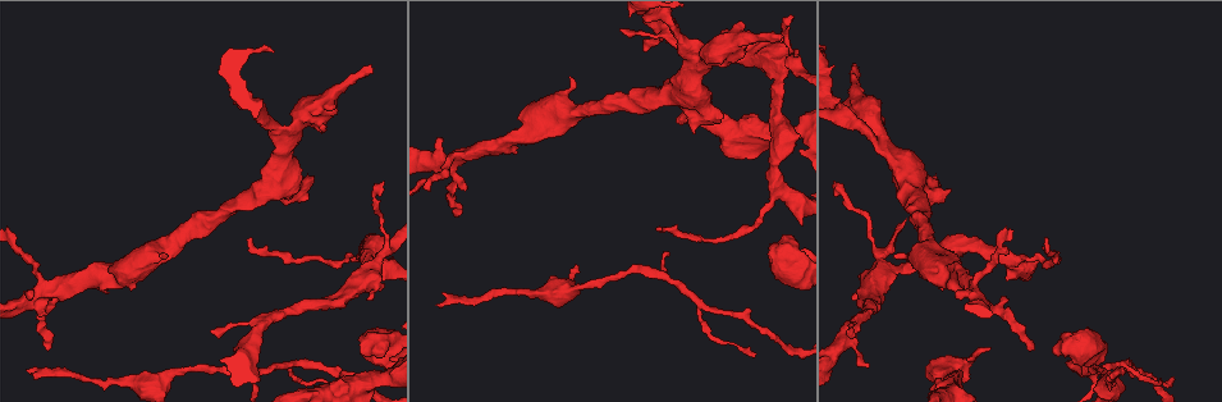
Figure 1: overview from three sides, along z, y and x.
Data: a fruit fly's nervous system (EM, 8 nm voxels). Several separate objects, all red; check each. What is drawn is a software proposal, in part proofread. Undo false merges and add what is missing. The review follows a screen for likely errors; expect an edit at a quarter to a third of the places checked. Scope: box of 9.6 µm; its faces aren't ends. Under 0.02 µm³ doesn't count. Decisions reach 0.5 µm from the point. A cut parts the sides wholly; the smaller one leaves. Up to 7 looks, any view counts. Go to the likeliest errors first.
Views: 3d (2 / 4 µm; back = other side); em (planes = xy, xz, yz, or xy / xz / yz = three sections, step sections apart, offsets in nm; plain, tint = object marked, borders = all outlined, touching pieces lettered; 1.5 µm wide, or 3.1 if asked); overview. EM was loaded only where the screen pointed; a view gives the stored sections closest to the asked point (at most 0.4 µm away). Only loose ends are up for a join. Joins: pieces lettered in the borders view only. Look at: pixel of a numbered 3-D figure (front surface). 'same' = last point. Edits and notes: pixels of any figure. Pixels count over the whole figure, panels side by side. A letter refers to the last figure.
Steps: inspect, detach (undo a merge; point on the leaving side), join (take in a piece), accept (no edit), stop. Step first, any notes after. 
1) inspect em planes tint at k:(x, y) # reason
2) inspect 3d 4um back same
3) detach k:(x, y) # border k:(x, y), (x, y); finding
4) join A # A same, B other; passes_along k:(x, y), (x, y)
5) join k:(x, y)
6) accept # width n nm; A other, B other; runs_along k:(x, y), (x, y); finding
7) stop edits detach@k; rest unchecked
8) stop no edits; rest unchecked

inspect 3d 2um at 1:(1124, 370) # free end

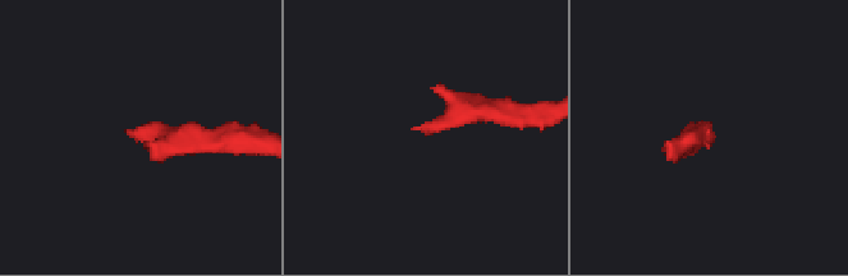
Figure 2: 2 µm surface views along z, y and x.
inspect em xz step 8 tint at 2:(708, 131)

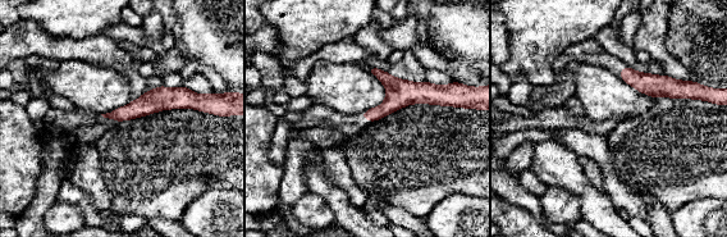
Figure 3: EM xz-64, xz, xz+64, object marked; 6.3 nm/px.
inspect em planes borders same # another direction

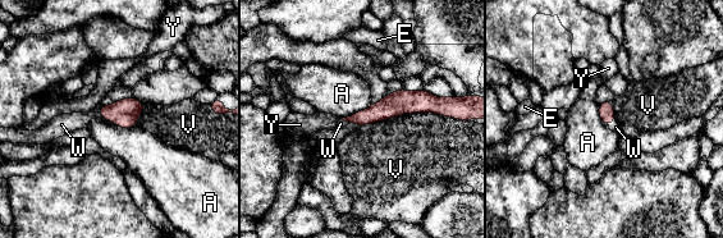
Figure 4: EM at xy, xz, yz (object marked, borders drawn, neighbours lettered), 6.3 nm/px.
join 4:(64, 123) # width 100 nm; A other, E other, V other, W same, Y other; passes_along 4:(124, 113), (101, 115), (64, 123); it goes on there

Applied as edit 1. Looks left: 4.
inspect 3d 4um at 1:(855, 65) # an open end

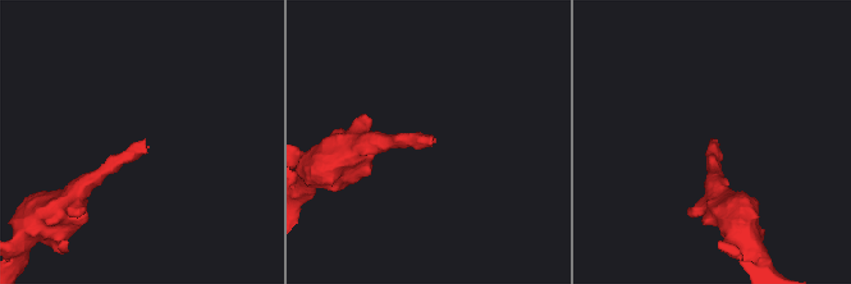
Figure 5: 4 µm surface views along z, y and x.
inspect em planes borders at 5:(431, 144) # now the EM

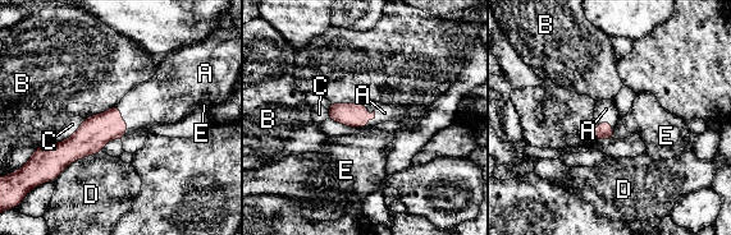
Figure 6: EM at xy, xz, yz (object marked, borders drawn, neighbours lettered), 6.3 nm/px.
join 6:(384, 113) # A same, B other, C other, D other, E other; the neuron continues

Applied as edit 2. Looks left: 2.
stop edits join@4, join@6; rest unchecked

